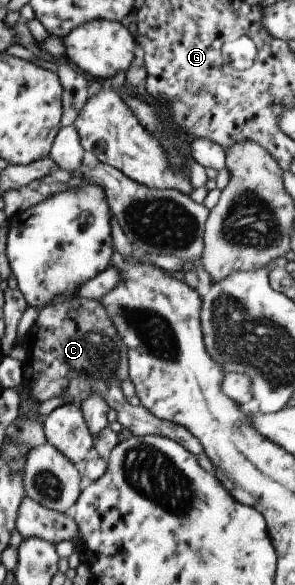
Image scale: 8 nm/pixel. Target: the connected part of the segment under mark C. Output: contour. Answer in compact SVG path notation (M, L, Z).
M75 294L45 306L33 327L23 336L20 346L26 353L22 362L23 383L37 402L63 397L66 402L80 404L89 395L99 393L103 401L117 411L119 423L132 435L163 435L177 441L195 456L204 452L200 441L186 427L159 419L145 407L127 402L128 398L121 392L121 383L129 379L129 349L121 341L121 335L100 299Z

